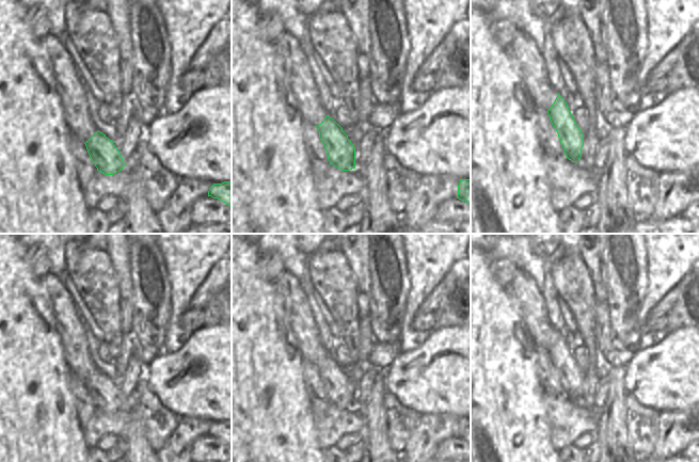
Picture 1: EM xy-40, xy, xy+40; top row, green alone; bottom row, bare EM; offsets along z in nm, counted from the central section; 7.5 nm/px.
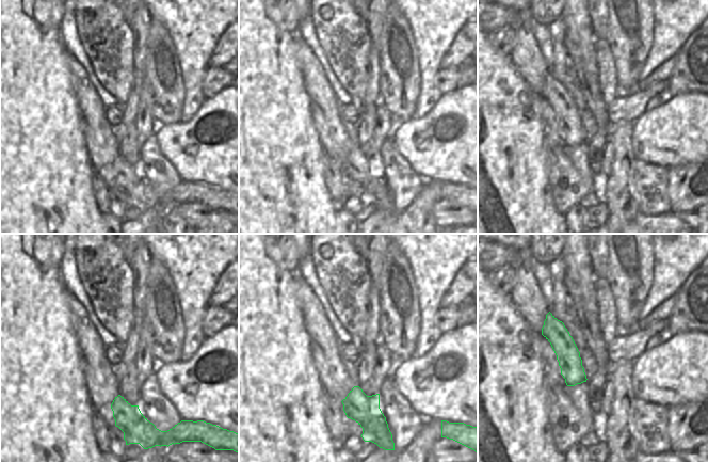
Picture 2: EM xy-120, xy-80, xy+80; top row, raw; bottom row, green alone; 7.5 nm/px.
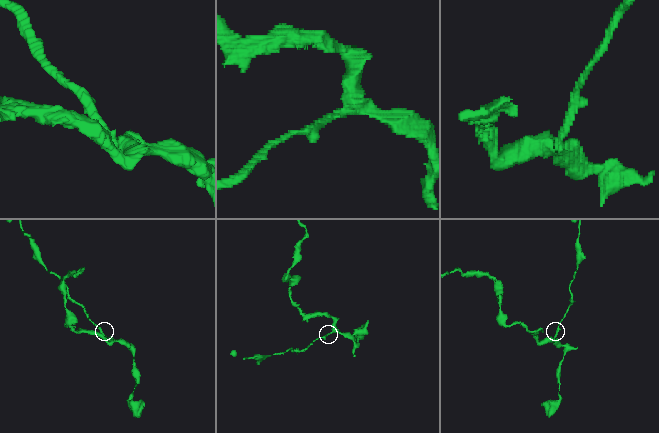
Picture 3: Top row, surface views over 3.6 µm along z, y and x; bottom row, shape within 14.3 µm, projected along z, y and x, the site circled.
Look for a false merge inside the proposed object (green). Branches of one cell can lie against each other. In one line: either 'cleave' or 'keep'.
cleave

